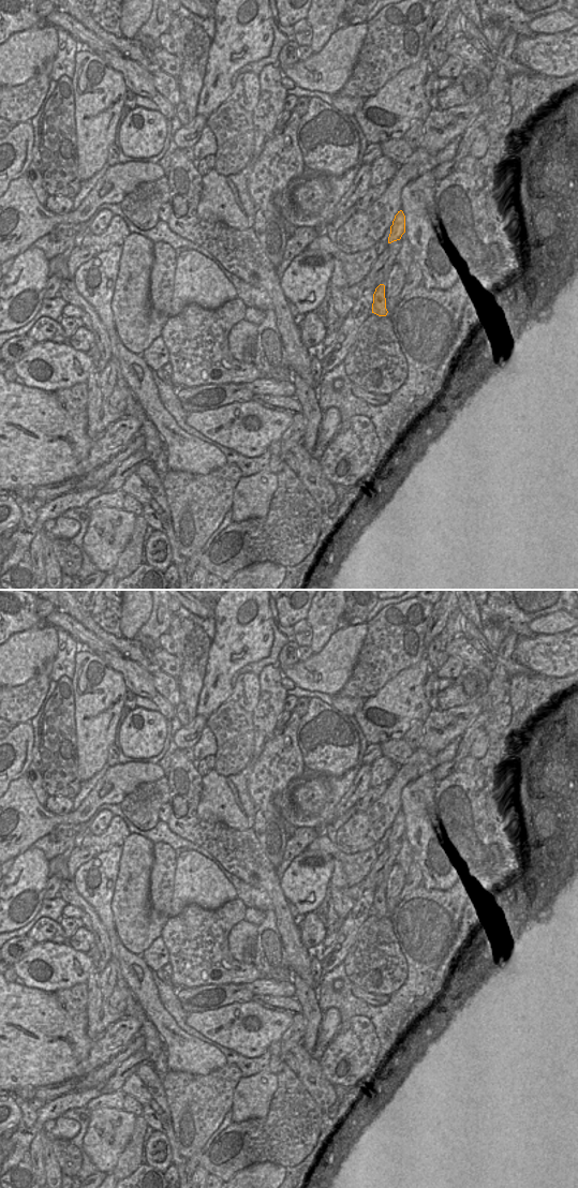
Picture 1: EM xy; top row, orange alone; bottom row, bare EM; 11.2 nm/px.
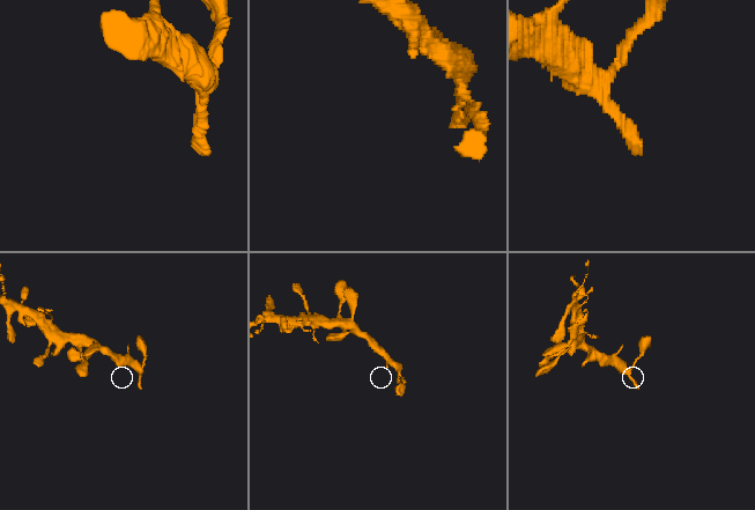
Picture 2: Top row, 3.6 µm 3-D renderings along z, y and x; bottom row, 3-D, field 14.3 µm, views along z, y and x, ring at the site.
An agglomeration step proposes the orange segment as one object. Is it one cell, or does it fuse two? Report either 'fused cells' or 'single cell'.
single cell

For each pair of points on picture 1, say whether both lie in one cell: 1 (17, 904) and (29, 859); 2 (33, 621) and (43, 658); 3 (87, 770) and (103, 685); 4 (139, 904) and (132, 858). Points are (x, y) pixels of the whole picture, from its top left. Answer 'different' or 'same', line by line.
1: same
2: different
3: same
4: same

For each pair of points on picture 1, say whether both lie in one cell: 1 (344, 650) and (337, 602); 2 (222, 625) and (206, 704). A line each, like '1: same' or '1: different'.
1: different
2: same

